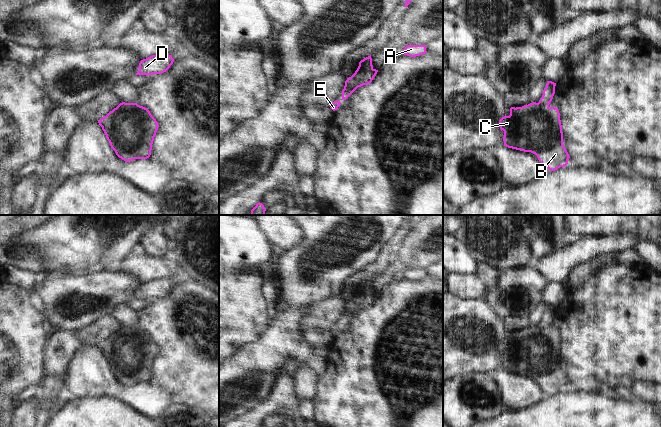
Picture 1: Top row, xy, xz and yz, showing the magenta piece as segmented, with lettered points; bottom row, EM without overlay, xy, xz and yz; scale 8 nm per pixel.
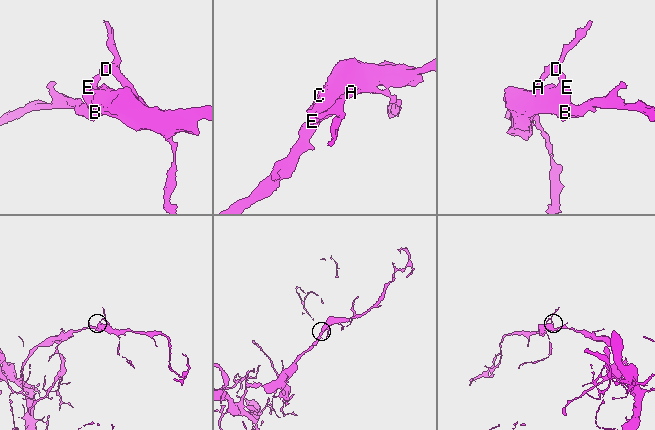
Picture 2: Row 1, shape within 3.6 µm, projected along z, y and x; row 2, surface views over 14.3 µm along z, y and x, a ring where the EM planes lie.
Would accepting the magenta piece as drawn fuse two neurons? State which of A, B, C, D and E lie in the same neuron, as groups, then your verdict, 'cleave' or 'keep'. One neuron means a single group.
groups A D / B C E; cleave

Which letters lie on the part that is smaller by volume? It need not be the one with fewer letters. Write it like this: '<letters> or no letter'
A, D

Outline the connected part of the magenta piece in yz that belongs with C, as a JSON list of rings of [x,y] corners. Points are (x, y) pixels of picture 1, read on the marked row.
[[[533,102],[511,107],[510,115],[499,120],[504,146],[535,154],[539,162],[555,171],[570,158],[563,146],[560,113],[557,108]]]

